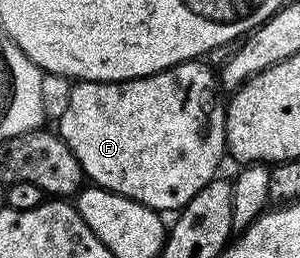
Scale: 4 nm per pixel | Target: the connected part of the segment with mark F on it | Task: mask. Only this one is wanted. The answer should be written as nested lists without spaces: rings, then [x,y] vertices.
[[[192,60],[190,62],[178,62],[175,66],[169,67],[168,70],[159,70],[155,74],[150,74],[149,76],[145,76],[144,78],[130,78],[127,82],[85,82],[80,81],[78,84],[72,85],[75,86],[71,90],[71,95],[67,98],[67,107],[63,110],[63,115],[59,118],[59,127],[57,127],[57,133],[60,138],[63,139],[63,142],[71,149],[73,152],[73,156],[76,160],[79,161],[79,166],[83,170],[84,175],[94,185],[101,187],[103,190],[112,190],[115,194],[120,194],[121,196],[125,196],[126,198],[131,198],[135,202],[140,202],[141,204],[145,204],[151,210],[158,210],[160,212],[166,212],[166,210],[172,210],[172,212],[178,212],[183,209],[184,206],[189,204],[189,200],[193,200],[193,196],[197,196],[197,192],[201,192],[201,188],[205,188],[209,185],[209,183],[216,181],[217,175],[215,174],[219,170],[219,165],[223,162],[223,154],[225,158],[225,151],[227,150],[227,111],[225,109],[224,99],[219,99],[220,91],[217,89],[217,74],[213,69],[210,70],[209,67],[206,66],[206,61],[203,60]]]

